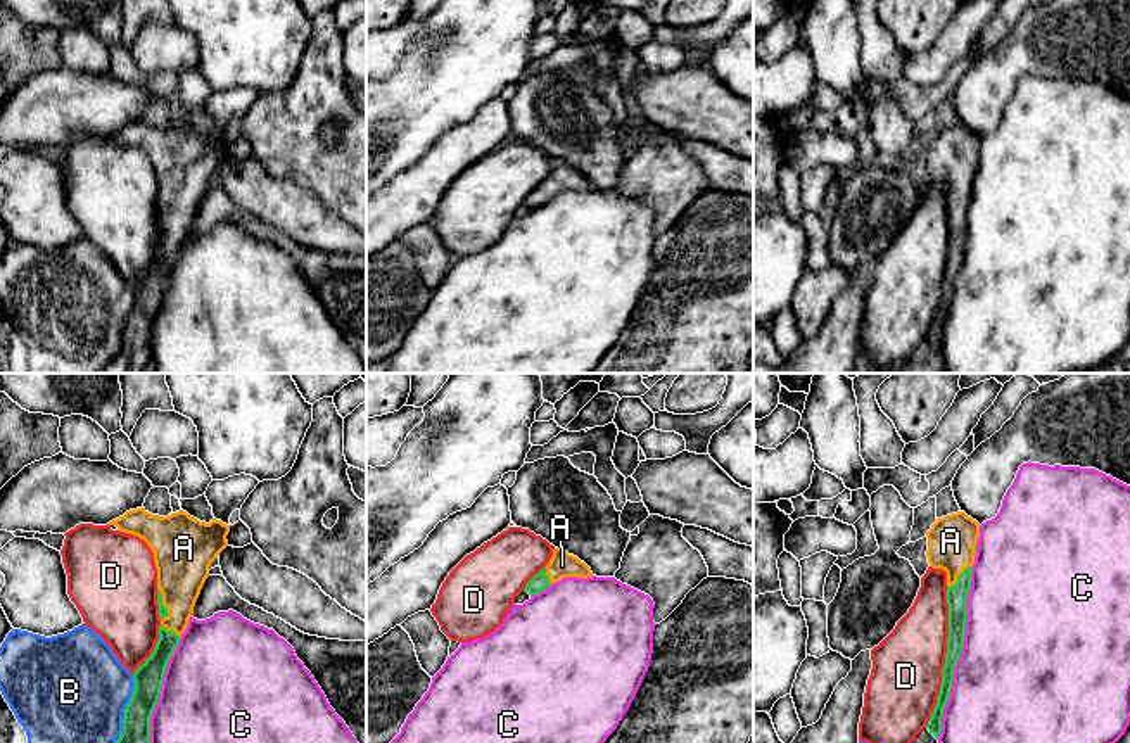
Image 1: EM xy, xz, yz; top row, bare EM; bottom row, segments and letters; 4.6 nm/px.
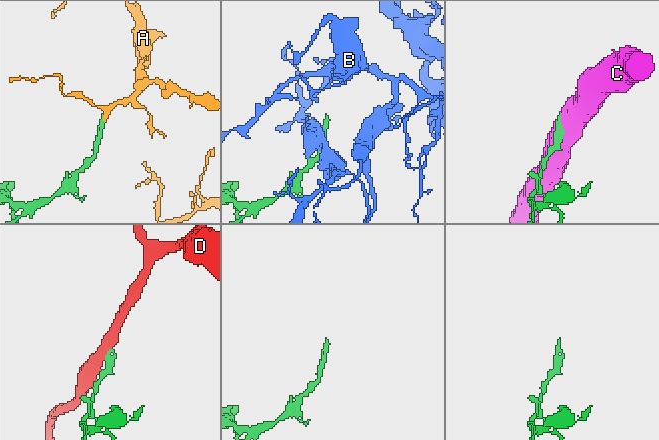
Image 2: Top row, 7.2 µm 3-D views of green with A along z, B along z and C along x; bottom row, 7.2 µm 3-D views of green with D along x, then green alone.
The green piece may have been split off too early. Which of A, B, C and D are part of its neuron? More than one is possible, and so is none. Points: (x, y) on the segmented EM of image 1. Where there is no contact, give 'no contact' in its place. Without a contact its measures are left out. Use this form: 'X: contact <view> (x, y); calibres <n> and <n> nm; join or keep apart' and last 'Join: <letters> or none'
A: contact xy (161, 603); calibres 50 and 260 nm; join
B: contact xy (126, 709); calibres 140 and 480 nm; keep apart
C: contact yz (961, 652); calibres 100 and 500 nm; keep apart
D: contact yz (945, 659); calibres 100 and 320 nm; keep apart
Join: A

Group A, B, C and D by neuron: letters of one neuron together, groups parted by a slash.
A / B / C / D

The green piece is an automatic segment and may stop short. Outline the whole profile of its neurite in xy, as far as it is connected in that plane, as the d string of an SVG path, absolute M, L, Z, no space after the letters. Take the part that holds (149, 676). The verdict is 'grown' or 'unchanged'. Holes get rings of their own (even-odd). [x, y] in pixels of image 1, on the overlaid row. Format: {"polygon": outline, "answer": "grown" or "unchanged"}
{"polygon": "M145 508L130 510L109 525L143 539L157 568L159 639L152 655L133 674L135 691L116 741L150 743L150 717L161 696L168 662L188 626L211 563L228 546L230 525L216 518L206 524L183 510L159 517Z", "answer": "grown"}

